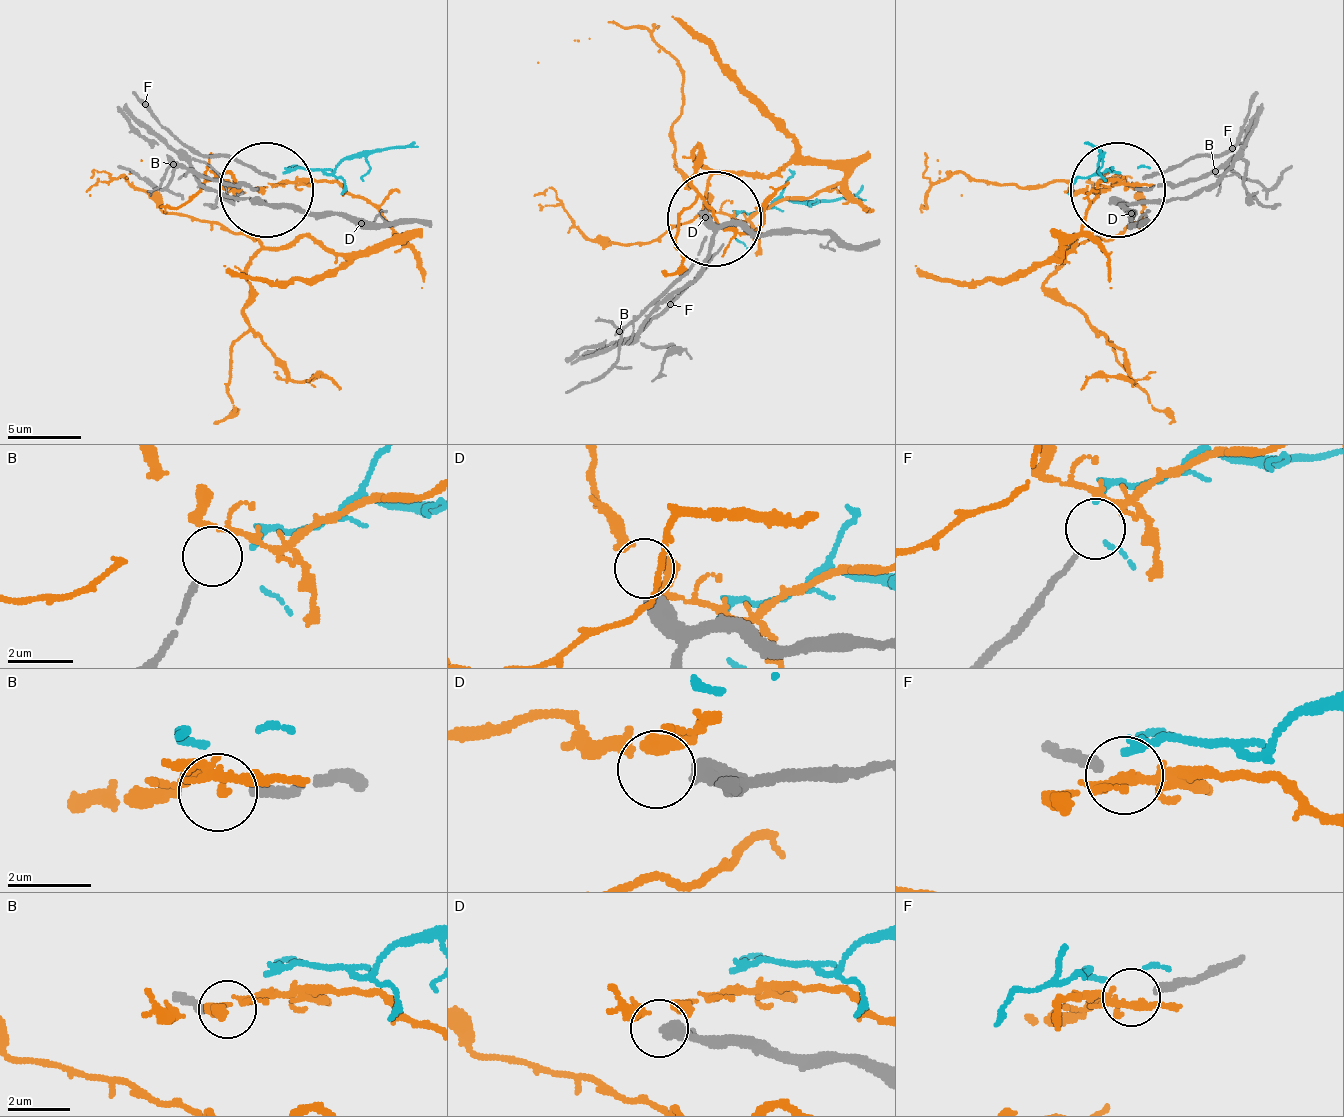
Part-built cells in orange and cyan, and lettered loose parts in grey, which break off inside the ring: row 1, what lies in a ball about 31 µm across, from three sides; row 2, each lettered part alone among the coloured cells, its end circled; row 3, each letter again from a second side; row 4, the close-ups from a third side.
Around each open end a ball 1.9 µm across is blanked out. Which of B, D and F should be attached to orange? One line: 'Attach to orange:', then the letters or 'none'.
Attach to orange: none

